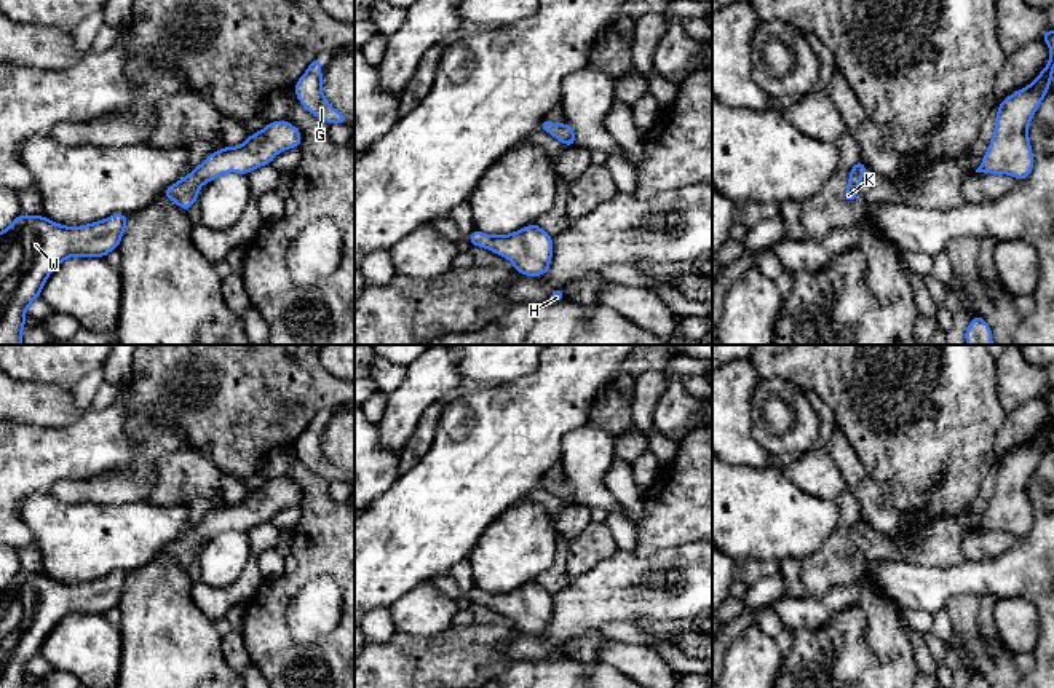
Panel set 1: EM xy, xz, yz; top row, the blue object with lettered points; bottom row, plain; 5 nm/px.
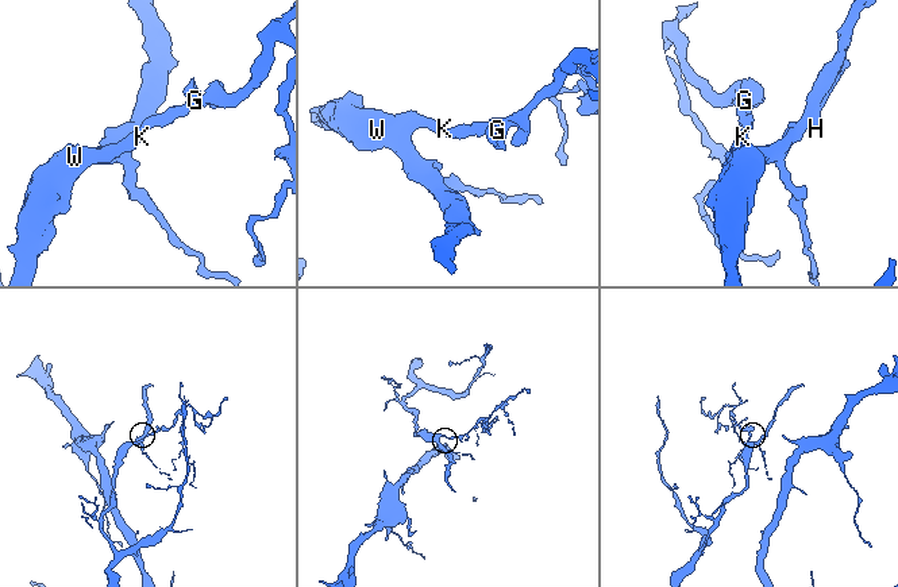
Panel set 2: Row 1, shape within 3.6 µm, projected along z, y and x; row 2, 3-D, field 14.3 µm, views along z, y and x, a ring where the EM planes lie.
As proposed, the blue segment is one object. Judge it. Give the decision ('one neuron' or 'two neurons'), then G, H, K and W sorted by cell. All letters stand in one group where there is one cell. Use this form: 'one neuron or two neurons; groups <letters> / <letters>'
one neuron; groups G H K W

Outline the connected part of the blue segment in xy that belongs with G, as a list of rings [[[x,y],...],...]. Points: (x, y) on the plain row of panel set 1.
[[[313,415],[305,431],[294,442],[299,461],[329,482],[348,480],[347,473],[334,466],[323,452],[321,417]]]

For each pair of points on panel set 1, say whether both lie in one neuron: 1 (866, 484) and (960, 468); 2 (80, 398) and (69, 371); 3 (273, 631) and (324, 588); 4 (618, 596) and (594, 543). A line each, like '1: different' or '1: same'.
1: different
2: different
3: different
4: different

